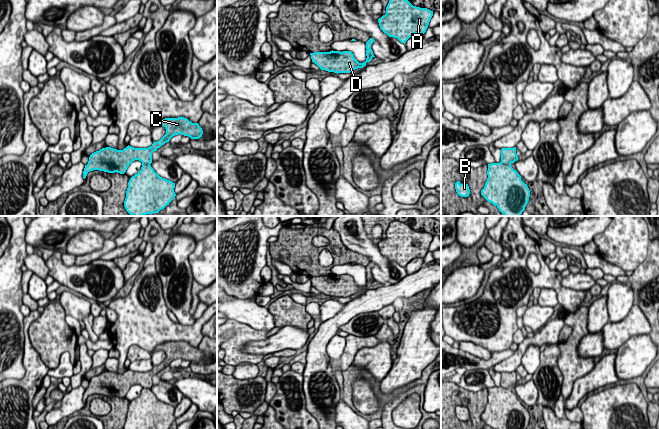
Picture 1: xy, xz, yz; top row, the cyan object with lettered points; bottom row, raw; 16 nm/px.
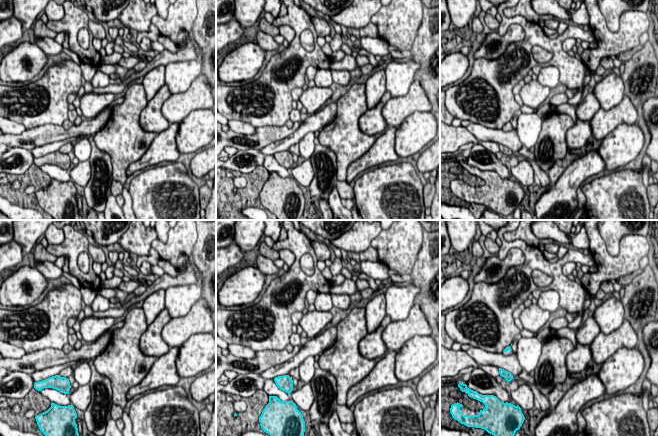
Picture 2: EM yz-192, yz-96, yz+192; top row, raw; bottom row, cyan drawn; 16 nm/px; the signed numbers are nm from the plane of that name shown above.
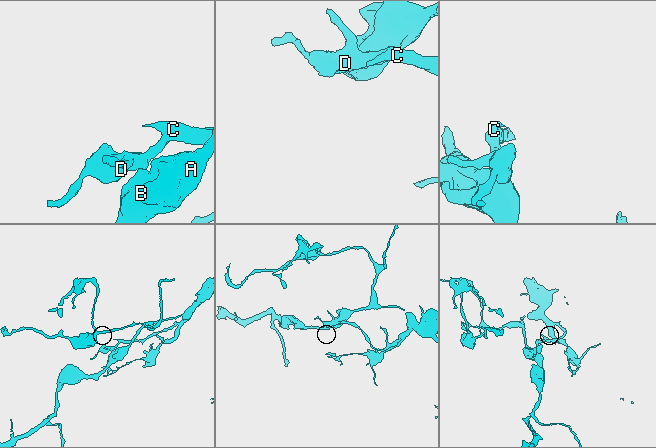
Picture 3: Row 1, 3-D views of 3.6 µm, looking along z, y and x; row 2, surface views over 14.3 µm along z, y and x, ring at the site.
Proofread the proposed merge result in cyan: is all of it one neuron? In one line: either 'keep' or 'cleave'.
keep

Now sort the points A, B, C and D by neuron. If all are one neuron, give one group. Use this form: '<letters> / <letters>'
A B C D

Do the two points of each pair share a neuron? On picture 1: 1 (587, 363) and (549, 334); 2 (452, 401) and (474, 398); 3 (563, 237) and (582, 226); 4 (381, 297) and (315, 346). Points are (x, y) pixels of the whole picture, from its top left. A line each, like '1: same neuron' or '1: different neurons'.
1: different neurons
2: same neuron
3: same neuron
4: same neuron

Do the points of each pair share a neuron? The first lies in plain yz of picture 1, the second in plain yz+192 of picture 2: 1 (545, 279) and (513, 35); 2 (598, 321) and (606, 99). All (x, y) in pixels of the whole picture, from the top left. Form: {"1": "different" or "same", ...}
{"1": "different", "2": "different"}

